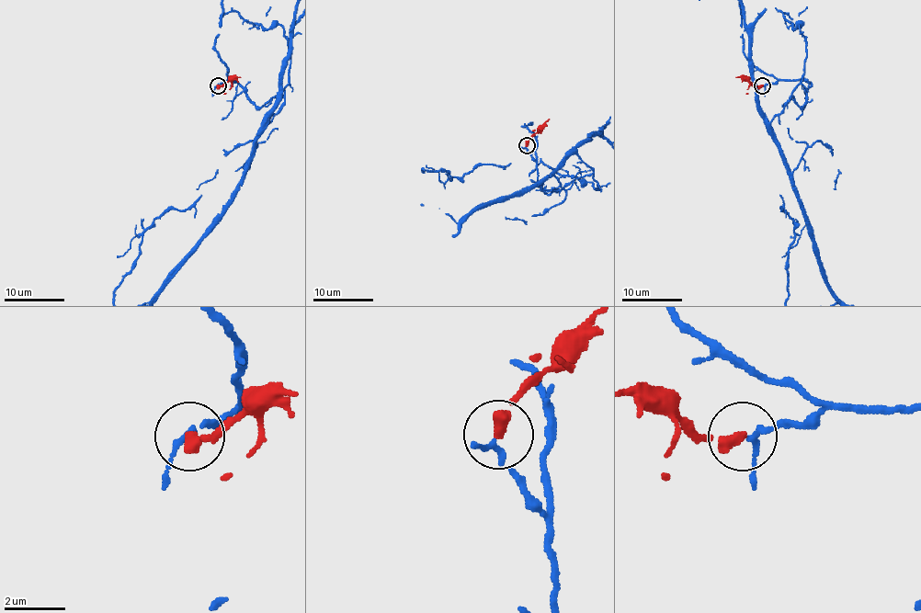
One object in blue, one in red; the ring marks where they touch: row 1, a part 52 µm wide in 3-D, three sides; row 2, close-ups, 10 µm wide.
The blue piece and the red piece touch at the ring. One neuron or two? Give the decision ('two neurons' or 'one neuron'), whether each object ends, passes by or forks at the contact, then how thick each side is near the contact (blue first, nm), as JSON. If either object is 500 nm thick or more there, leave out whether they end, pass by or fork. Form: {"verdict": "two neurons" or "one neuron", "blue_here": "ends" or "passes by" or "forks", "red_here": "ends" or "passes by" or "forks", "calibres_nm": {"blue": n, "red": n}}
{"verdict": "two neurons", "blue_here": "passes by", "red_here": "ends", "calibres_nm": {"blue": 160, "red": 400}}

